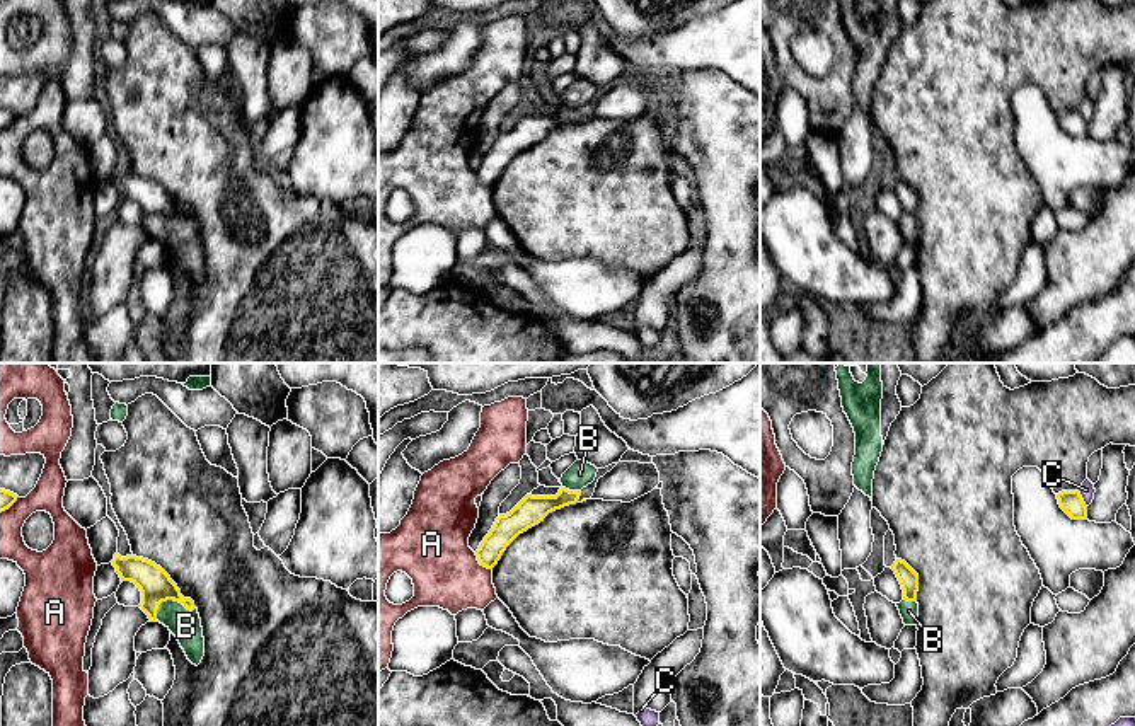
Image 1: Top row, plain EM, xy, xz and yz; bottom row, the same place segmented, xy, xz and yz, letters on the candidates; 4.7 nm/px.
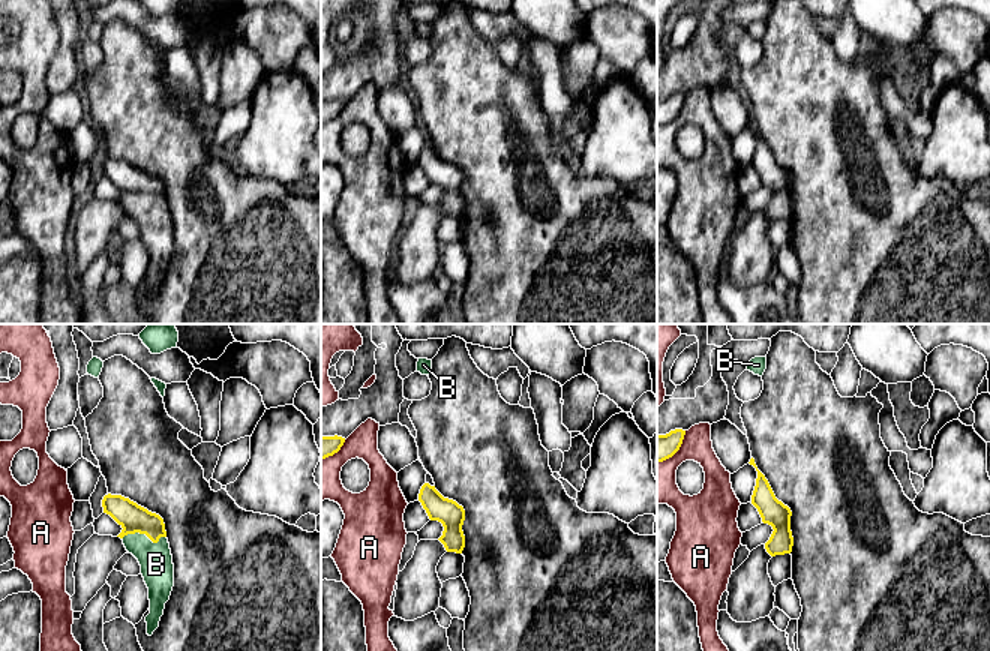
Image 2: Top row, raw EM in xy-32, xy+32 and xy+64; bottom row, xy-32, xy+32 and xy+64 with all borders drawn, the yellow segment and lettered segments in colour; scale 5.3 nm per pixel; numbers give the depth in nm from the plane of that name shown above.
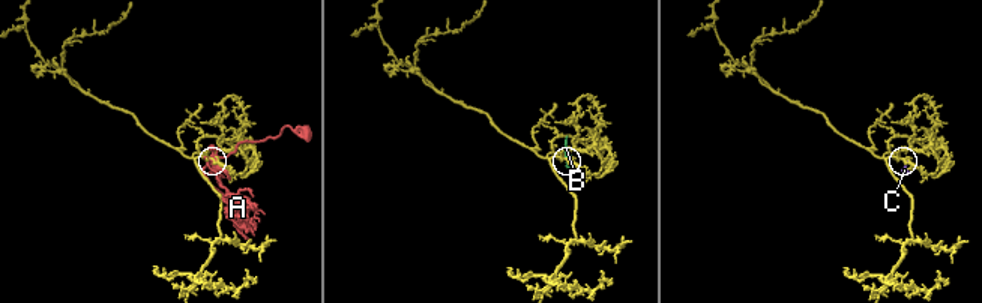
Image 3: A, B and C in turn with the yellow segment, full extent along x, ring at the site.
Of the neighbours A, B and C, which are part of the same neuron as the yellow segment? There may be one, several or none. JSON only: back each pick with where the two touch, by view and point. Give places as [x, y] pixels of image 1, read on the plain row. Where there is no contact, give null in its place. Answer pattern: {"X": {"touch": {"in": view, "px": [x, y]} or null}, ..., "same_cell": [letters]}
{"same_cell": []}

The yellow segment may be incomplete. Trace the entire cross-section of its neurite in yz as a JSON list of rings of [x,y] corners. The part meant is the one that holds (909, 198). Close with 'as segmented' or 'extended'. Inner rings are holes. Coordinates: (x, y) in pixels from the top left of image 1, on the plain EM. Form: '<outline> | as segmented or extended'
[[[896,177],[891,187],[902,203],[903,218],[917,220],[919,193],[902,177]]] | as segmented

